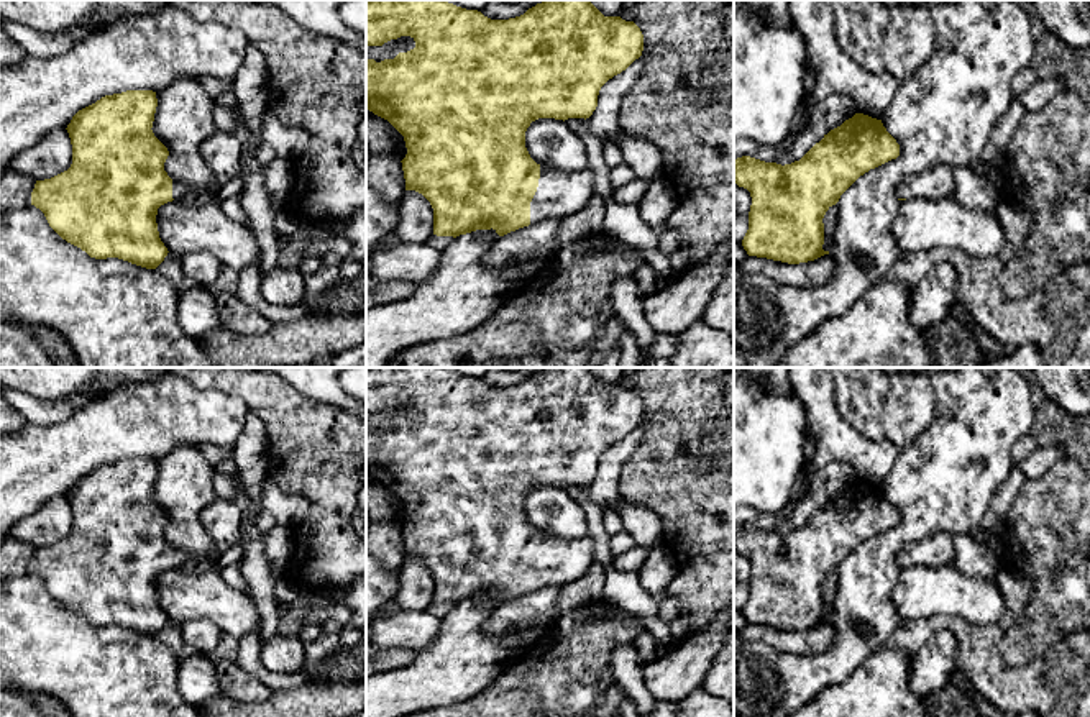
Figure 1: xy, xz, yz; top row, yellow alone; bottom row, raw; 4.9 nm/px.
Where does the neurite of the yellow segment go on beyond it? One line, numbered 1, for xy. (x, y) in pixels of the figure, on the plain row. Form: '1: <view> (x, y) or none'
1: xy (179, 558)

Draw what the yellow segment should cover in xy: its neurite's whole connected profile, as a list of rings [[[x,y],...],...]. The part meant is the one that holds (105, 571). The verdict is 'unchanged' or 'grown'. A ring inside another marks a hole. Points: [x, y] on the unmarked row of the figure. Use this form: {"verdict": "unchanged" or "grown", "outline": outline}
{"verdict": "grown", "outline": [[[126,458],[79,477],[66,496],[72,512],[71,535],[34,551],[31,573],[44,581],[62,607],[90,625],[118,625],[156,637],[169,620],[159,605],[158,576],[172,568],[192,566],[192,559],[164,538],[169,518],[151,497],[156,474],[156,459]]]}

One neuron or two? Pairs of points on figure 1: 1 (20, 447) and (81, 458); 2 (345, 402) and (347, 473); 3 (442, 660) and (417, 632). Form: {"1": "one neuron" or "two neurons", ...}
{"1": "one neuron", "2": "two neurons", "3": "two neurons"}

